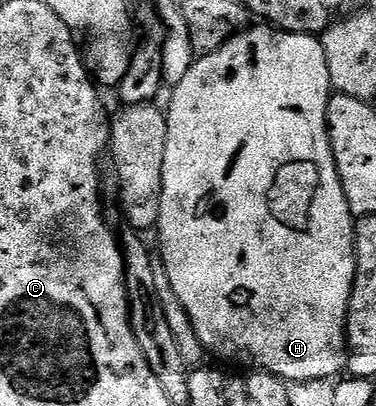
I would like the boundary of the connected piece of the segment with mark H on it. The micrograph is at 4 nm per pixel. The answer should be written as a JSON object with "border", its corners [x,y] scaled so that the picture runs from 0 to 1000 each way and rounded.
{"border":[[[681,59],[668,69],[652,69],[636,84],[625,84],[617,96],[596,106],[590,118],[580,118],[566,133],[548,133],[524,140],[511,155],[505,177],[465,212],[460,246],[444,273],[447,323],[441,325],[441,394],[431,404],[431,512],[426,515],[426,542],[420,569],[426,567],[426,626],[436,633],[431,663],[452,690],[452,709],[463,729],[484,749],[484,759],[500,771],[500,783],[511,791],[516,818],[527,837],[543,850],[545,865],[556,874],[577,872],[585,882],[630,882],[649,901],[670,901],[673,914],[705,911],[713,921],[729,921],[753,931],[769,946],[806,946],[811,941],[862,941],[883,931],[894,936],[918,919],[926,899],[926,741],[931,719],[941,700],[947,677],[947,613],[941,611],[941,581],[947,559],[941,532],[931,522],[931,502],[920,502],[920,473],[910,473],[910,443],[899,433],[899,414],[888,394],[883,357],[872,342],[872,308],[867,305],[867,266],[872,244],[883,239],[883,200],[878,197],[878,167],[867,158],[867,128],[862,126],[859,101],[838,84],[785,84],[769,74],[726,69],[713,59]]]}

